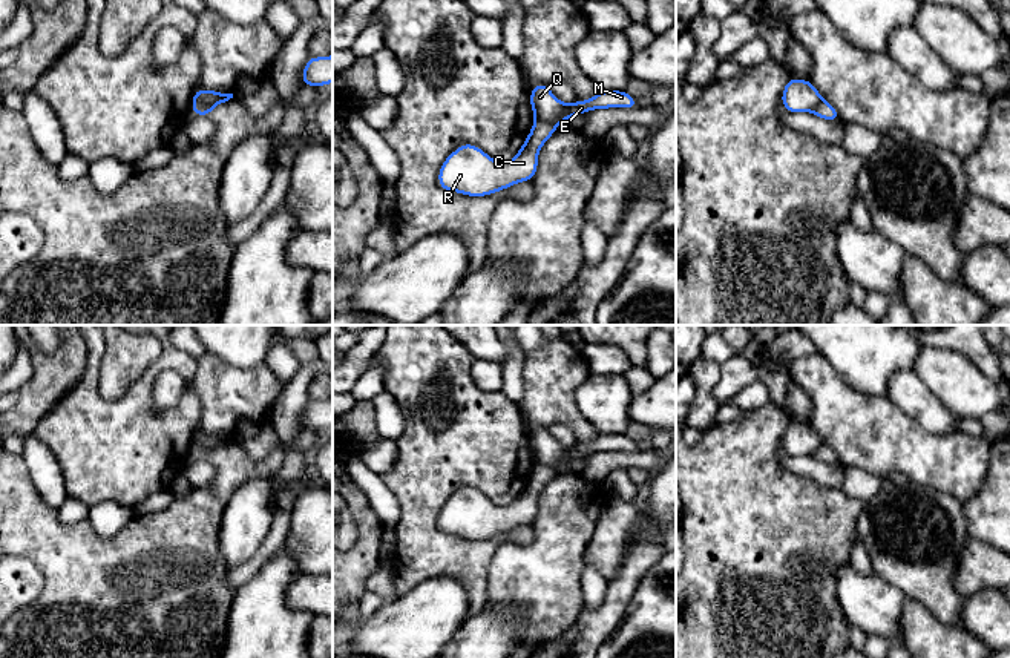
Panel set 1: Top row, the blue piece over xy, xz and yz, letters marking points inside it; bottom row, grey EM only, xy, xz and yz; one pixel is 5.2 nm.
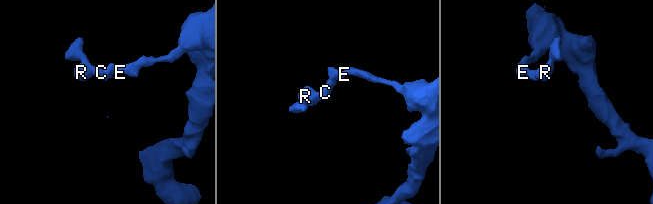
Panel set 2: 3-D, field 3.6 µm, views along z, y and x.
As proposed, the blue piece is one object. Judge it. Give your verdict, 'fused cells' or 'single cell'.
fused cells

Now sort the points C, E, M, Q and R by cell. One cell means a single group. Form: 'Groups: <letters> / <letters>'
Groups: C R / E M Q

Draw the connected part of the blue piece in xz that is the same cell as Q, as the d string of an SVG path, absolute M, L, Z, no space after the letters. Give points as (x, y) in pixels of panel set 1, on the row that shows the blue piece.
M535 84L530 89L530 106L536 123L559 123L595 109L625 107L638 109L638 101L624 90L598 90L590 100L561 103L547 84Z

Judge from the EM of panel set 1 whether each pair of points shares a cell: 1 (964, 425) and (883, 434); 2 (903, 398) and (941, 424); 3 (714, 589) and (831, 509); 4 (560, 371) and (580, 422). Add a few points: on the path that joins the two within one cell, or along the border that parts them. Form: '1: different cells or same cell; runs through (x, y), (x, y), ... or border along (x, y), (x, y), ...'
1: different cells; border along (960, 430), (983, 437)
2: same cell; runs through (912, 398), (932, 416)
3: same cell; runs through (744, 580), (787, 537), (802, 534)
4: same cell; runs through (560, 384), (560, 402), (567, 410)

